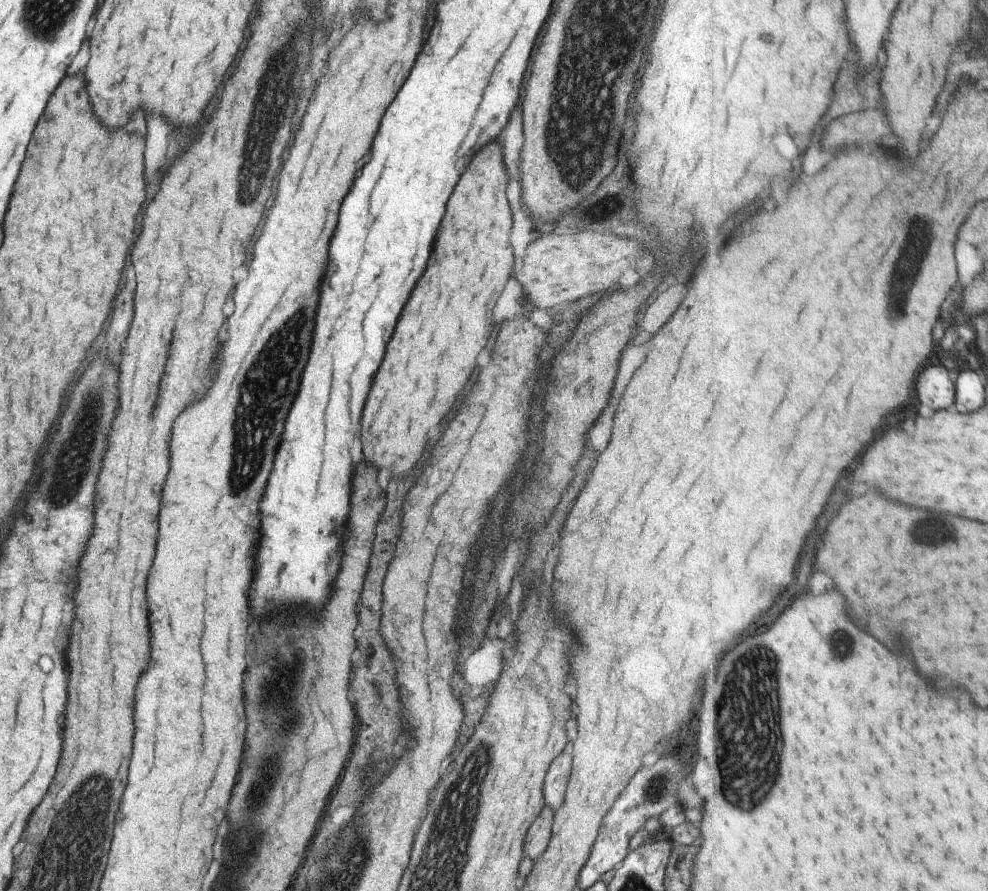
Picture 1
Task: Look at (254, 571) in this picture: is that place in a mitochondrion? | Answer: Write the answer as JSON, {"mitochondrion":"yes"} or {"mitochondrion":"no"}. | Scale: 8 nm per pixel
{"mitochondrion":"no"}

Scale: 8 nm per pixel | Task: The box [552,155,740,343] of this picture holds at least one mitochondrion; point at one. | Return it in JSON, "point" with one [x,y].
{"point":[587,211]}

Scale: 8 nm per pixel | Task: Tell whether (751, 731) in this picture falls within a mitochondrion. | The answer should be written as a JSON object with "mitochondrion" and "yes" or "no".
{"mitochondrion":"yes"}

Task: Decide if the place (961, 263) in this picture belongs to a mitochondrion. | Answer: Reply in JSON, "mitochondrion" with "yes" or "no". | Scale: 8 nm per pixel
{"mitochondrion":"no"}

